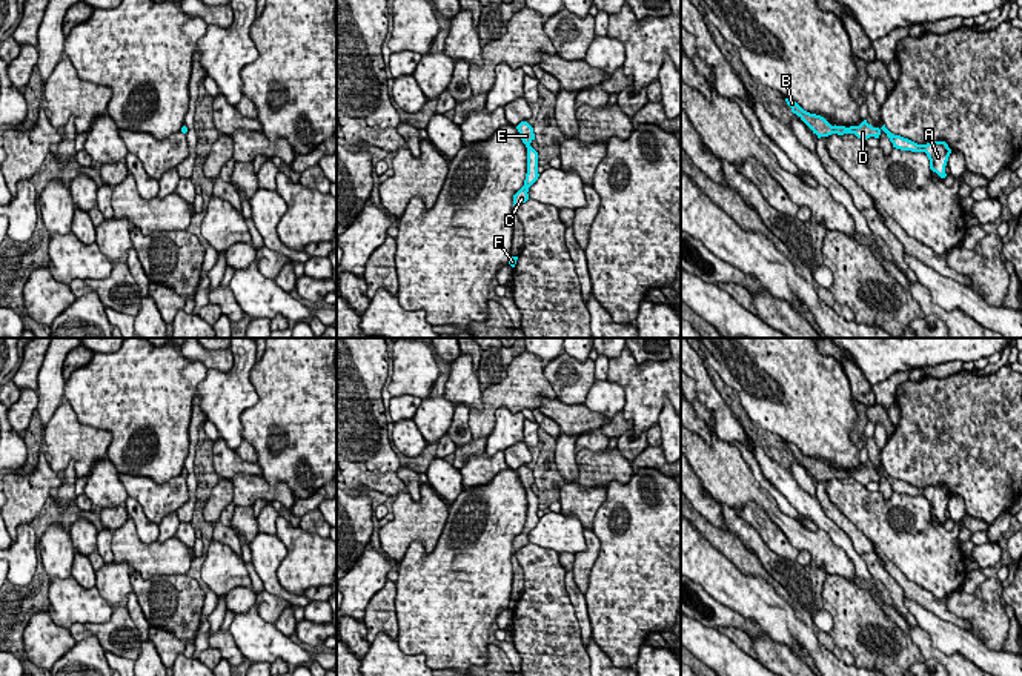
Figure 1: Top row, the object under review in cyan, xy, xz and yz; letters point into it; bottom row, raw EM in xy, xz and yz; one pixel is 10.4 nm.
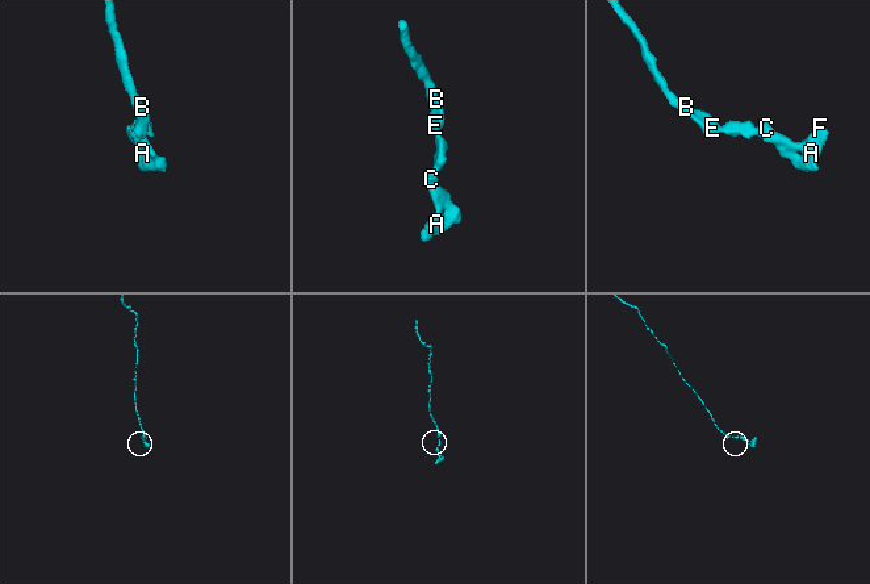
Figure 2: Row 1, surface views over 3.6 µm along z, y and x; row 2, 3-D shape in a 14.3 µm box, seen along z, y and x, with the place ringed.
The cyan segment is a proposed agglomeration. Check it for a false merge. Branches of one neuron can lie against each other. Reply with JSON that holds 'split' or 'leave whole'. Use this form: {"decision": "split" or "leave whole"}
{"decision": "leave whole"}

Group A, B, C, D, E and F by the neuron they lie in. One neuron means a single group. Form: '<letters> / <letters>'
A B C D E F

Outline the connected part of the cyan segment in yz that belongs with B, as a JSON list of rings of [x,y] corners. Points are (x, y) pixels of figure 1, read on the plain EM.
[[[785,442],[787,449],[791,452],[791,456],[796,458],[811,475],[813,478],[821,481],[828,481],[831,478],[844,479],[844,478],[854,478],[858,482],[865,485],[870,481],[879,482],[881,476],[884,475],[890,485],[893,487],[893,492],[901,495],[911,495],[911,496],[925,496],[930,504],[930,513],[936,516],[941,522],[945,522],[945,510],[948,505],[948,501],[951,498],[951,493],[945,485],[931,485],[927,489],[917,489],[908,482],[904,482],[901,479],[891,478],[885,469],[879,472],[873,472],[871,469],[864,464],[859,470],[831,470],[824,461],[810,458],[804,455],[795,444]]]

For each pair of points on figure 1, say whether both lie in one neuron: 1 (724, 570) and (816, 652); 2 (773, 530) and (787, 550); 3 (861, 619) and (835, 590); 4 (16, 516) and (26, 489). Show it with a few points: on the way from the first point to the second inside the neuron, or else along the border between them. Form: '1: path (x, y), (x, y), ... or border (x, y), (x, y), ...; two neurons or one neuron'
1: path (747, 593), (793, 633); one neuron
2: path (773, 535), (783, 546); one neuron
3: path (855, 612), (841, 598); one neuron
4: path (17, 510), (25, 501), (25, 495); one neuron

